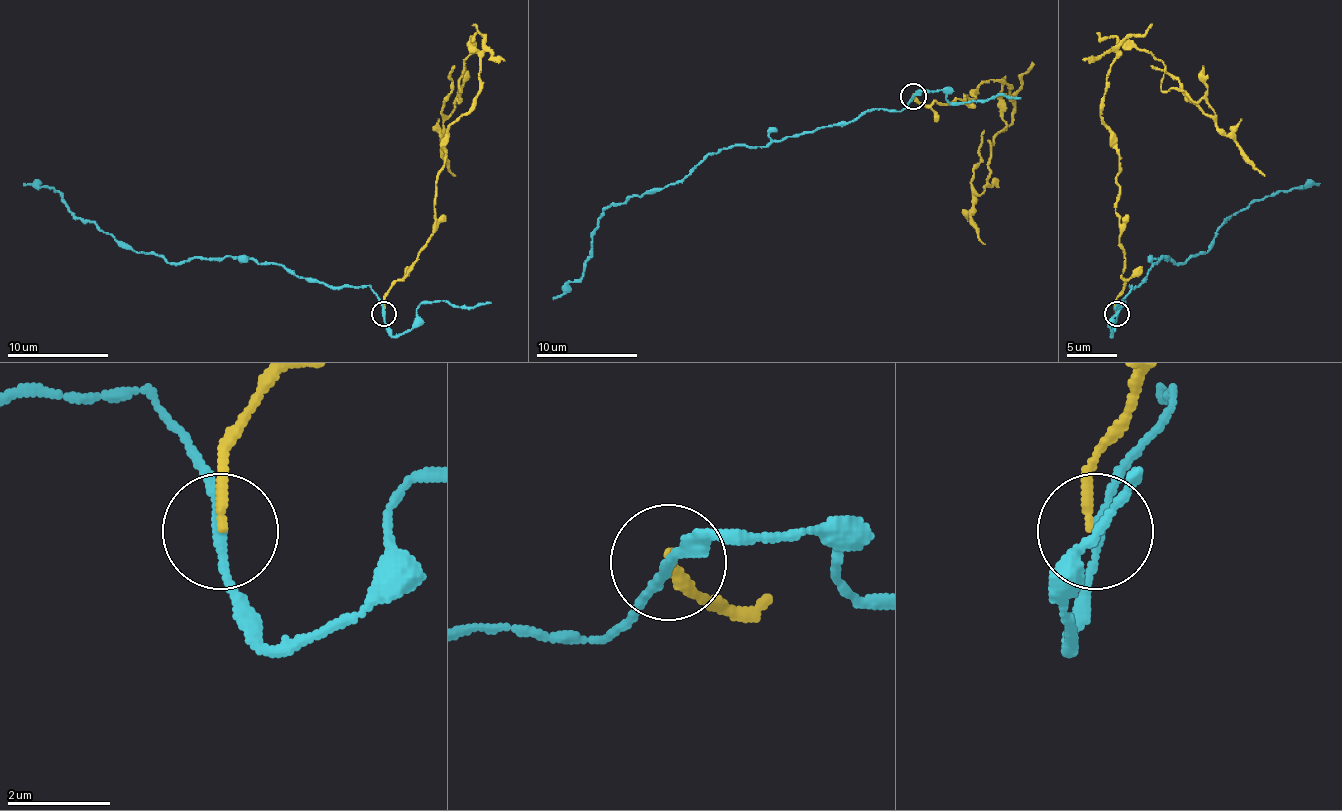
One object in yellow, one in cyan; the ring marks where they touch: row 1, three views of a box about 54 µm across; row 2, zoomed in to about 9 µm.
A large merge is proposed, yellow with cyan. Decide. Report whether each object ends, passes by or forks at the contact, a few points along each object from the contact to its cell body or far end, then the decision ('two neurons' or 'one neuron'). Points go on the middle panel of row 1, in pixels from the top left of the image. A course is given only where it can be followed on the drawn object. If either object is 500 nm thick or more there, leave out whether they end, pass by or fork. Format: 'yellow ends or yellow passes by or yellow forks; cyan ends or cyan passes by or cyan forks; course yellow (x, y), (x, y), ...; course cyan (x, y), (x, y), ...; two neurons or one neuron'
yellow ends; cyan passes by; course yellow (914, 94), (946, 104), (974, 99), (984, 81), (1010, 86), (979, 195), (972, 170), (984, 129); course cyan (914, 97), (898, 112), (860, 112), (764, 147), (732, 145), (681, 180), (613, 203), (585, 271), (552, 299); two neurons

